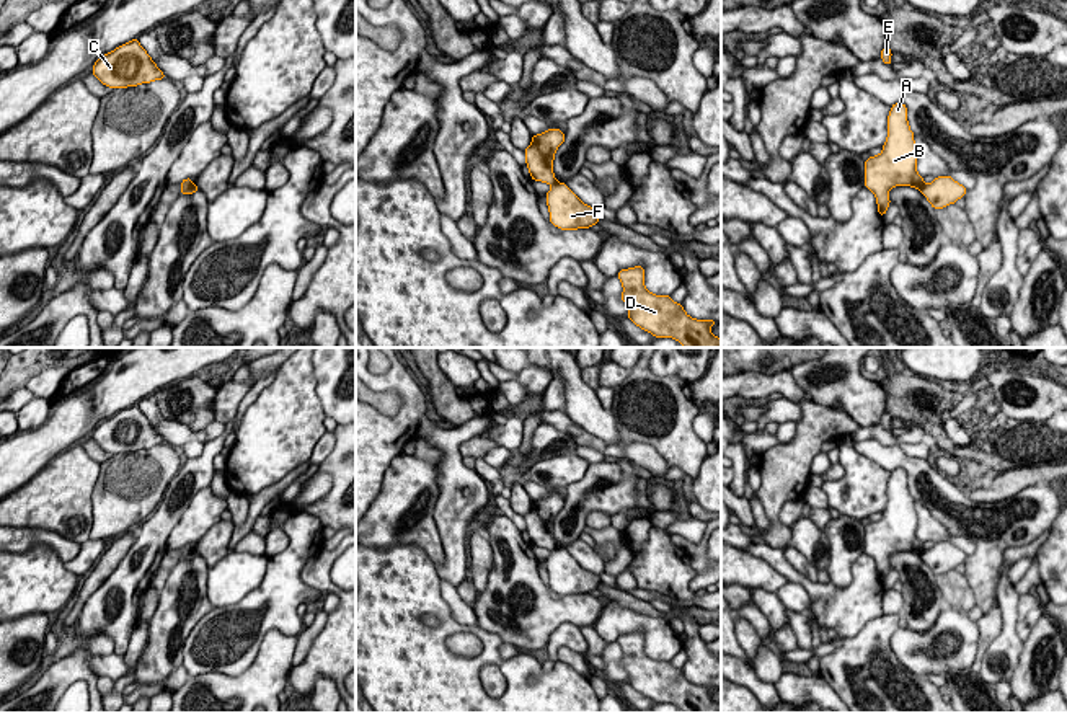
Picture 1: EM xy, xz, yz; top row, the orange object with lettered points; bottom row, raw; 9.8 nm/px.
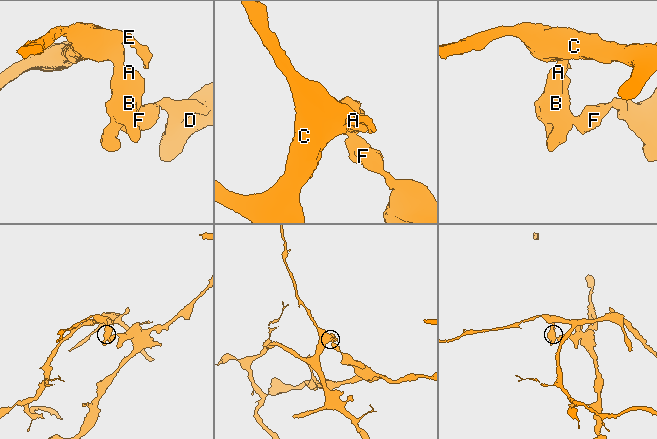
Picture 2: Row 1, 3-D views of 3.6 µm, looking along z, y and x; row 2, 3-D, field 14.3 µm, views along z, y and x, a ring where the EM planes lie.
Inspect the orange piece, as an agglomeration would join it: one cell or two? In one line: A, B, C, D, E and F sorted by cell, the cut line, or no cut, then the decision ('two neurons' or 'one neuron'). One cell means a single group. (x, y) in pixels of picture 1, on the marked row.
groups A B C E / D F; cut xz (557, 181), (552, 185); two neurons

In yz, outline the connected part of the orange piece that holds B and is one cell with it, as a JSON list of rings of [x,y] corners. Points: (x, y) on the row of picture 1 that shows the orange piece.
[[[896,103],[888,116],[888,139],[883,152],[865,160],[865,188],[876,196],[883,217],[891,204],[889,189],[910,186],[922,191],[923,178],[917,173],[917,148],[907,121],[907,106]]]

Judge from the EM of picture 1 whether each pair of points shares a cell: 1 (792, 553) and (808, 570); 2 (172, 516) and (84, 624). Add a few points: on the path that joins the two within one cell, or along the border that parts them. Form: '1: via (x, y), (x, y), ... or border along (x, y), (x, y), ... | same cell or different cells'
1: via (795, 557), (805, 566) | same cell
2: via (146, 545), (141, 565), (108, 602) | same cell

